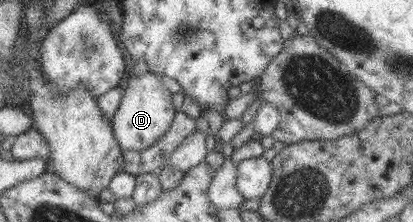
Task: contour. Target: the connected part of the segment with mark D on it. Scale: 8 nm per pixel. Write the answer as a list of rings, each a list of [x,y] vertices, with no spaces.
[[[146,72],[130,78],[119,108],[111,119],[116,141],[122,151],[148,149],[170,129],[177,112],[172,105],[172,94],[155,73]]]

